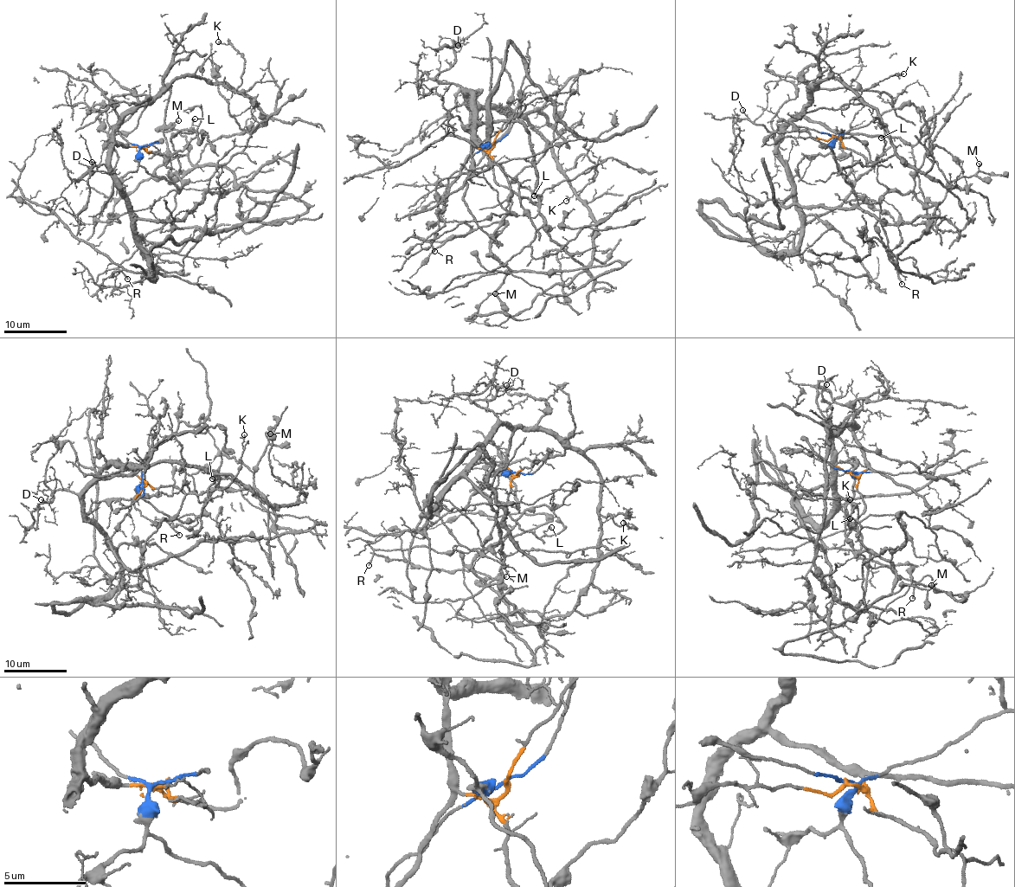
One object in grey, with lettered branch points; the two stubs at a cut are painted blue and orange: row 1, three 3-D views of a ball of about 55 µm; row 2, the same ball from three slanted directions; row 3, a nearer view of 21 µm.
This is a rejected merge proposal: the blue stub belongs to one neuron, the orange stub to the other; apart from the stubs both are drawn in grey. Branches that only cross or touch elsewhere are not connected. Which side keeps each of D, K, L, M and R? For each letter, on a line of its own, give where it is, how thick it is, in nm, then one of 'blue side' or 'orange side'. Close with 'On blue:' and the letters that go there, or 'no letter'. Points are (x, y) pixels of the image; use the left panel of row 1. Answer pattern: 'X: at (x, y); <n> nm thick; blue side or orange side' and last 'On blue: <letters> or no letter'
D: at (92, 162); 130 nm thick; orange side
K: at (218, 41); 130 nm thick; orange side
L: at (195, 118); 130 nm thick; orange side
M: at (178, 120); 150 nm thick; blue side
R: at (127, 279); 170 nm thick; blue side
On blue: M, R

